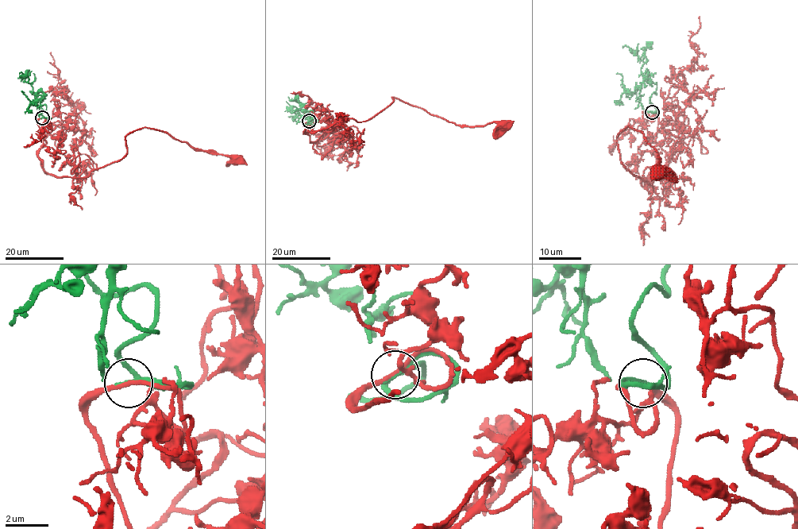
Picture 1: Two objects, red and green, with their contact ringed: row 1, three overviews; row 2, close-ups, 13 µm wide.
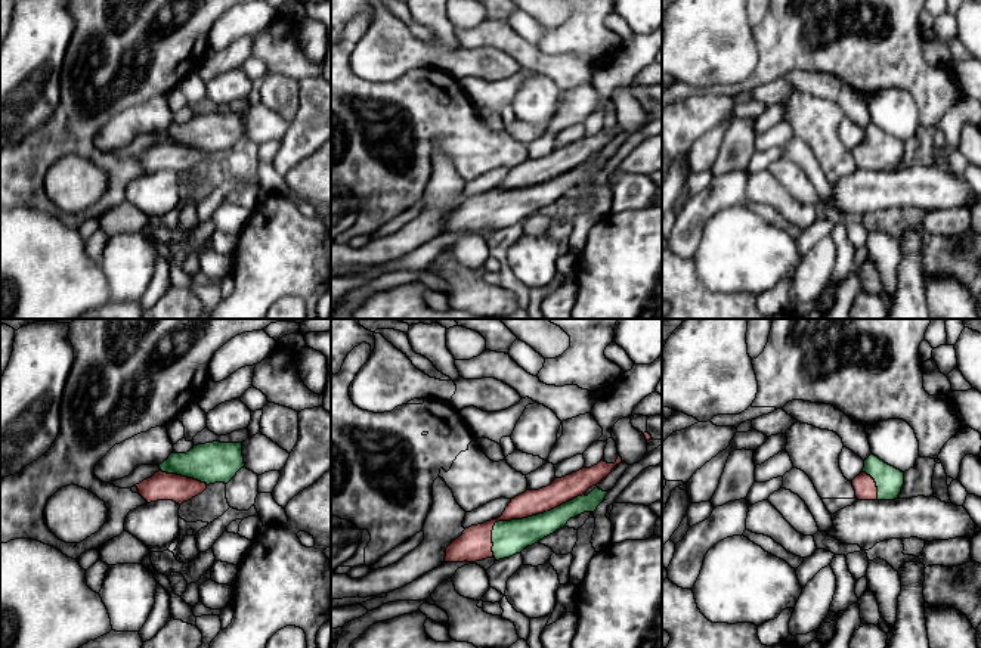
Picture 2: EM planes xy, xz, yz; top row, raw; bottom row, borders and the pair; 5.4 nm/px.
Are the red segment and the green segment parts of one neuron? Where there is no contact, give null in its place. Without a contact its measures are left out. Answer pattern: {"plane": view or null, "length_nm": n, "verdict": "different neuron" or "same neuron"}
{"plane": "xz", "length_nm": 600, "verdict": "same neuron"}

